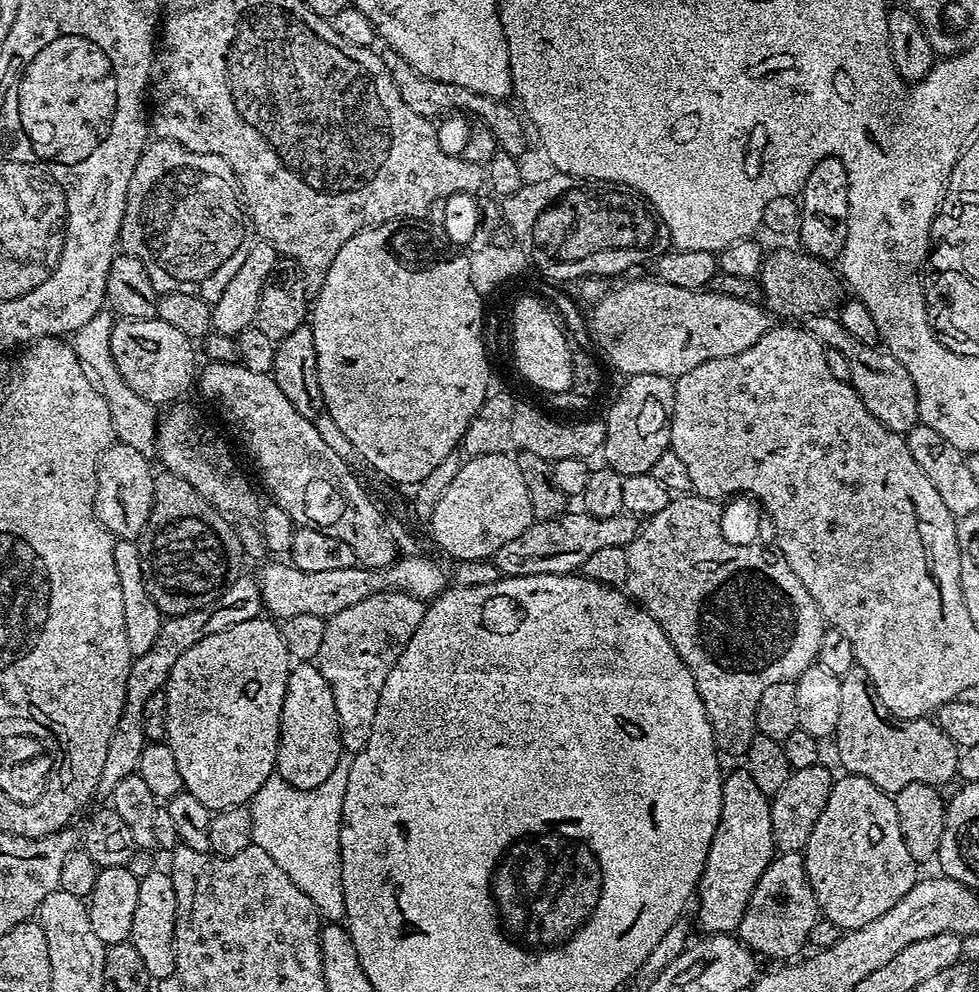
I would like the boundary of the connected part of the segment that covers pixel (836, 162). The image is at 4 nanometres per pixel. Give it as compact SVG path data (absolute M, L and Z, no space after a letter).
M836 156L820 160L798 192L799 247L820 260L835 261L848 241L848 171Z

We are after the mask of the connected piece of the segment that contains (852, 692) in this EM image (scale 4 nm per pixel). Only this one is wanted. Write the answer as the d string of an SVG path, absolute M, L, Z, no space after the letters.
M851 668L840 677L842 686L842 710L834 733L836 752L847 771L861 776L883 792L895 794L902 786L911 784L935 784L945 786L957 779L961 749L932 718L904 720L894 716L876 697L876 690L864 669Z

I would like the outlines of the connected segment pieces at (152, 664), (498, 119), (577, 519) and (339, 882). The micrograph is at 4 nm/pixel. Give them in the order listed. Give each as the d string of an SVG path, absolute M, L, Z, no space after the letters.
M237 575L206 607L190 610L186 614L167 617L161 623L160 633L154 646L150 646L150 650L146 650L146 654L133 659L132 669L128 675L124 713L120 715L120 727L112 735L112 741L106 754L106 766L102 766L102 778L99 786L101 793L115 793L118 782L122 782L139 769L146 743L142 726L142 710L146 706L146 700L167 685L168 673L172 671L174 662L178 662L178 658L182 658L182 654L186 650L190 650L190 646L202 642L202 638L210 638L222 630L233 628L247 620L255 620L261 615L262 601L257 581L253 577L251 580L248 576L239 576Z
M387 46L378 52L394 86L398 86L398 94L402 94L402 102L414 110L414 114L422 114L429 118L448 116L451 112L469 112L469 117L481 120L487 128L491 128L497 145L511 156L519 157L524 148L524 128L516 117L517 109L511 108L504 100L495 100L492 96L483 96L477 92L466 90L466 86L454 86L450 82L431 80L418 70L414 70L398 53Z
M565 510L561 516L549 520L536 520L525 532L518 534L494 557L497 573L505 576L529 576L530 574L572 574L583 569L586 558L606 546L627 546L636 537L637 517L621 514L610 518L598 518L590 513L577 510Z
M341 762L322 782L322 786L302 790L285 782L278 774L266 778L266 782L256 791L250 801L252 810L252 842L255 847L266 850L296 885L316 903L321 917L332 922L340 922L346 916L346 897L344 894L344 871L340 865L340 830L344 822L344 795L348 789L347 763Z

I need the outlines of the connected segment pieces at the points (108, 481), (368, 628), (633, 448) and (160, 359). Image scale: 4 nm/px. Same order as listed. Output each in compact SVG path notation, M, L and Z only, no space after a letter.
M114 442L100 455L100 465L96 468L96 517L113 537L135 541L140 531L148 528L148 519L154 502L154 468L148 465L149 457L126 446Z
M389 590L362 598L362 602L354 602L354 606L346 606L346 610L327 617L318 667L334 694L334 706L340 719L340 743L345 753L355 754L367 748L382 686L386 686L390 670L394 670L402 650L406 650L410 638L426 617L424 608L425 601L417 596Z
M658 374L629 376L623 382L624 389L609 406L604 420L603 463L623 477L649 474L654 462L669 451L672 442L672 407L676 401L676 385L669 377Z
M117 319L110 334L110 354L118 374L146 402L163 406L176 400L188 387L193 387L198 376L196 356L192 353L193 341L182 330L174 330L161 320Z

